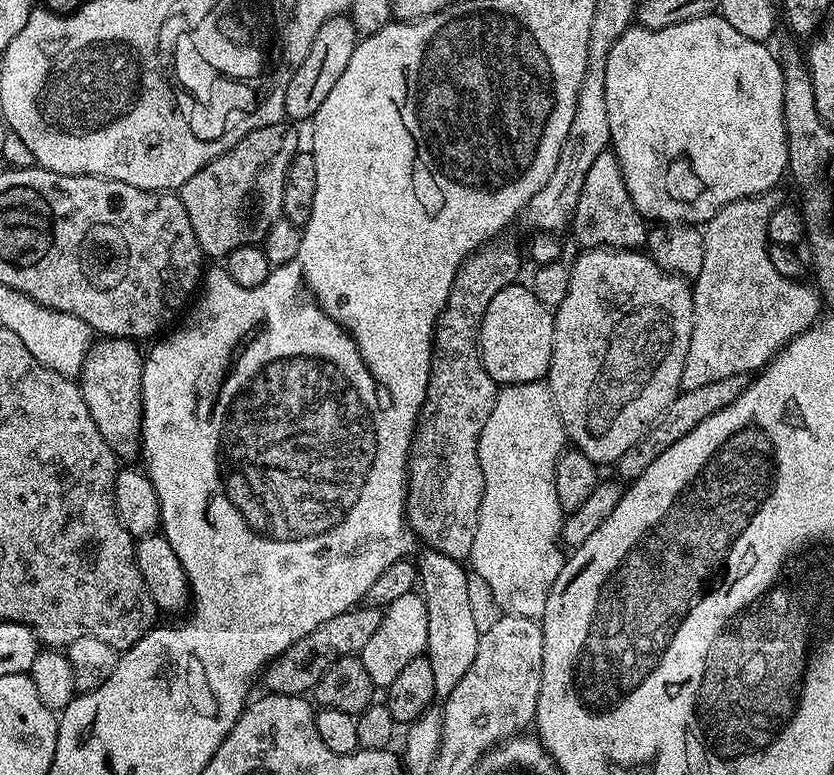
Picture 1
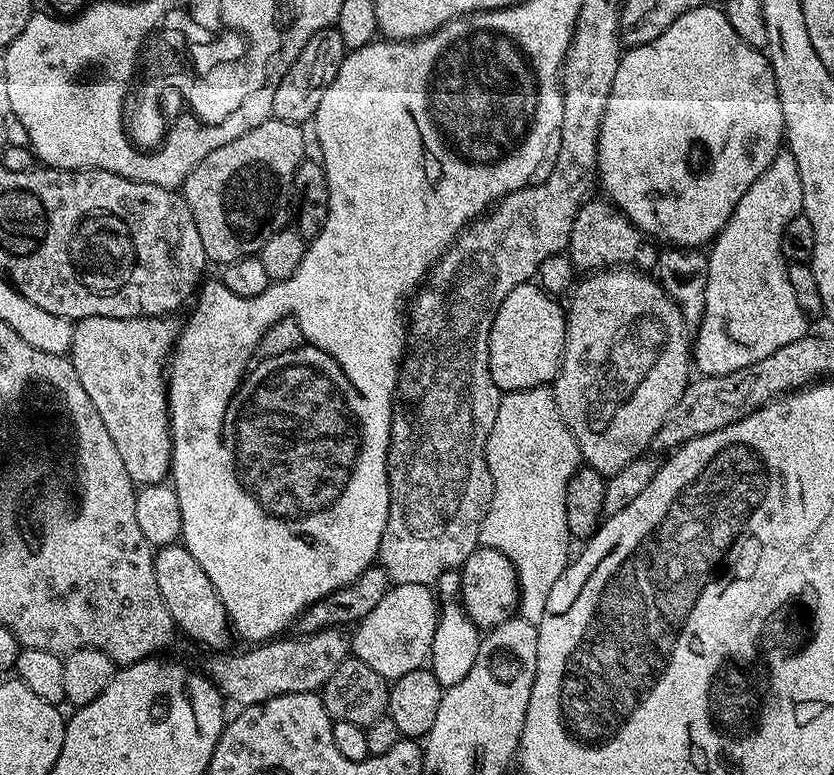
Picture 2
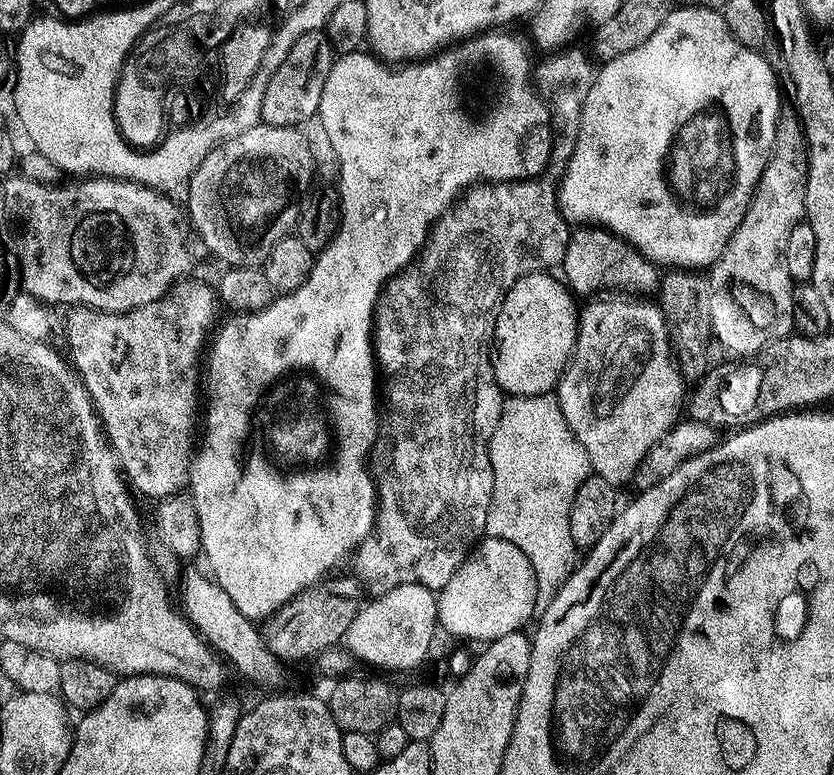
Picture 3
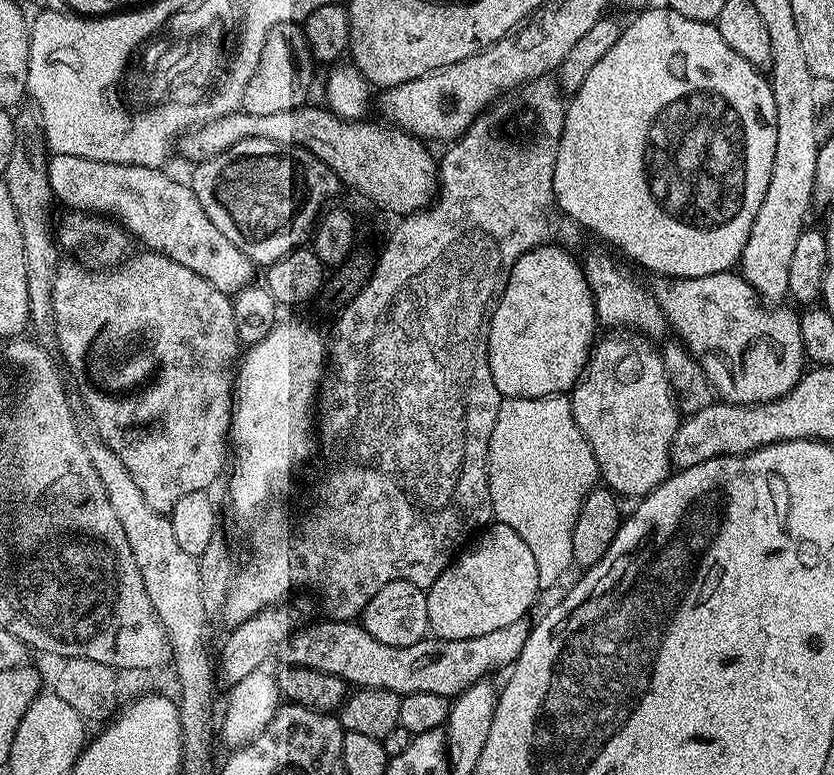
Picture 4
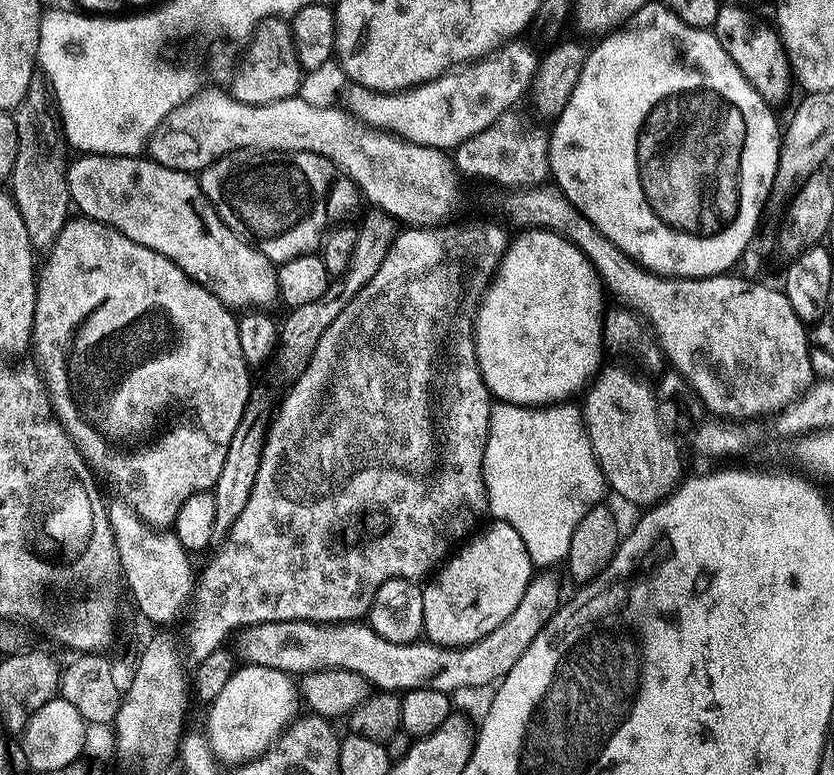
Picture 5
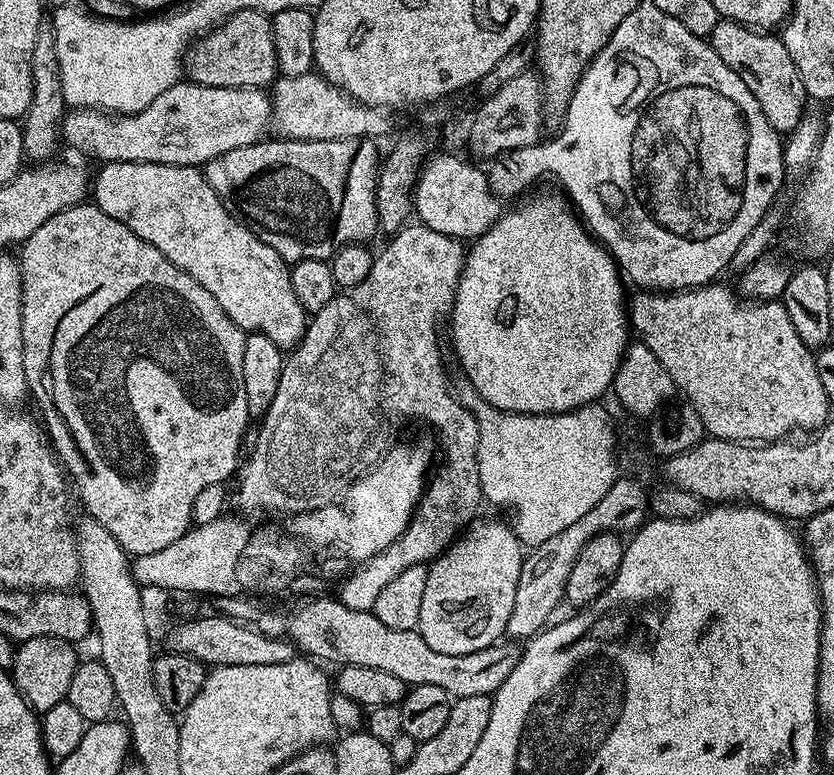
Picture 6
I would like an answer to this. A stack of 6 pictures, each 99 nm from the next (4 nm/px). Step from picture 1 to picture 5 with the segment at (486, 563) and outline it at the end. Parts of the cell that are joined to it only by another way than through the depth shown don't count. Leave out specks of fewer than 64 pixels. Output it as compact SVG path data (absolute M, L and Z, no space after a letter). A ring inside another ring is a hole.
M561 402L547 406L493 403L490 430L482 458L482 474L488 495L488 512L497 521L508 523L525 543L526 552L536 566L556 566L570 550L570 538L578 522L605 499L606 485L598 458L584 425L584 413L575 403Z

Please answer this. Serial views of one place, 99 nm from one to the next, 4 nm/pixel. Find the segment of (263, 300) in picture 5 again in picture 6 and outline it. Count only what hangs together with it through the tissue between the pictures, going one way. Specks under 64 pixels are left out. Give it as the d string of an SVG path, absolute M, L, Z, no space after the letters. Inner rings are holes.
M109 160L101 163L99 168L100 173L98 173L97 176L95 173L94 179L90 184L90 196L96 206L100 207L110 218L117 219L118 222L124 223L130 230L134 230L134 234L138 234L138 238L150 242L150 246L157 248L170 263L174 266L178 266L186 274L190 274L190 278L194 278L194 282L198 282L203 288L210 290L210 294L214 294L218 306L222 306L224 313L227 314L237 326L243 328L245 333L261 332L262 334L266 334L266 338L270 338L270 342L274 342L282 350L295 349L300 339L304 337L306 313L303 306L298 302L298 298L294 298L294 288L290 286L289 265L274 251L274 249L270 246L266 246L266 242L262 242L258 239L244 223L237 220L232 213L226 210L226 206L218 198L218 194L214 194L210 182L204 177L203 171L201 171L199 167L191 168L190 166L178 166L177 164L114 162L113 160Z

